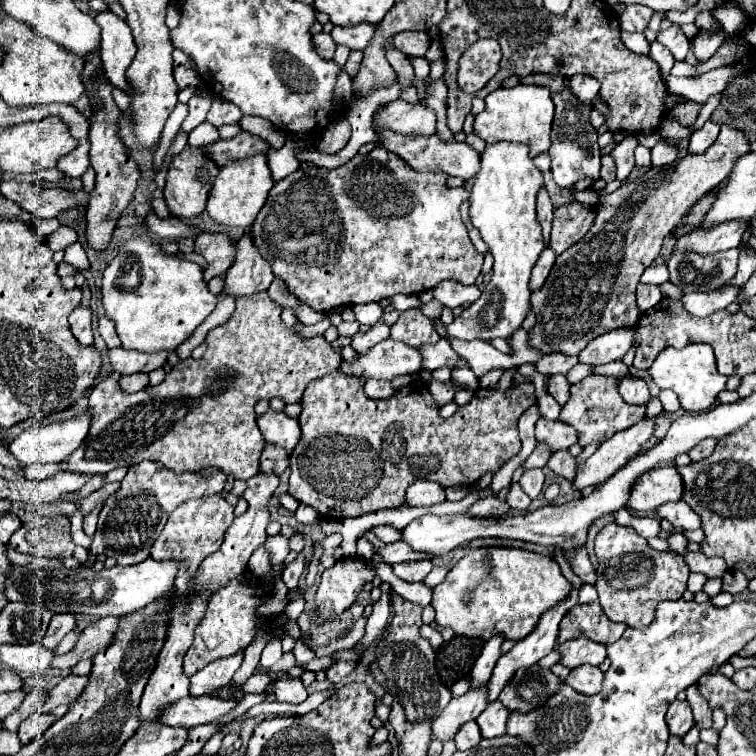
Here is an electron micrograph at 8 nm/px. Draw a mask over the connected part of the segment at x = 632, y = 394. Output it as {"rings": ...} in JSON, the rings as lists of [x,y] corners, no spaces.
{"rings":[[[622,378],[618,390],[620,390],[620,396],[632,406],[646,406],[650,400],[648,386],[640,378]]]}

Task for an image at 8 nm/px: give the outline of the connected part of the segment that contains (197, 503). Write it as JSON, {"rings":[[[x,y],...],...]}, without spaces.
{"rings":[[[220,494],[186,500],[168,516],[168,522],[160,532],[160,536],[156,538],[150,556],[154,560],[184,560],[184,570],[180,568],[180,576],[176,576],[176,592],[184,596],[192,594],[194,590],[192,578],[196,576],[202,560],[218,550],[218,546],[224,540],[224,532],[228,530],[232,520],[234,520],[234,506],[230,506]]]}

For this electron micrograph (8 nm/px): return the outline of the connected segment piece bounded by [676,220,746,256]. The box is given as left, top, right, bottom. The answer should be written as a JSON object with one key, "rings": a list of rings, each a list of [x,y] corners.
{"rings":[[[728,220],[728,224],[718,224],[716,228],[708,228],[708,232],[692,232],[692,236],[682,236],[676,242],[676,248],[690,248],[702,256],[712,256],[722,250],[738,248],[744,232],[744,220]]]}

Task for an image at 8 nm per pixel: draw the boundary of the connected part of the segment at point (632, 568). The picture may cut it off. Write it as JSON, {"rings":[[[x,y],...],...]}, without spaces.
{"rings":[[[614,522],[604,526],[596,536],[596,556],[598,580],[594,586],[600,606],[612,622],[622,622],[630,628],[646,628],[660,602],[678,600],[686,590],[688,564],[684,558],[680,554],[650,548],[630,526],[618,526]]]}

